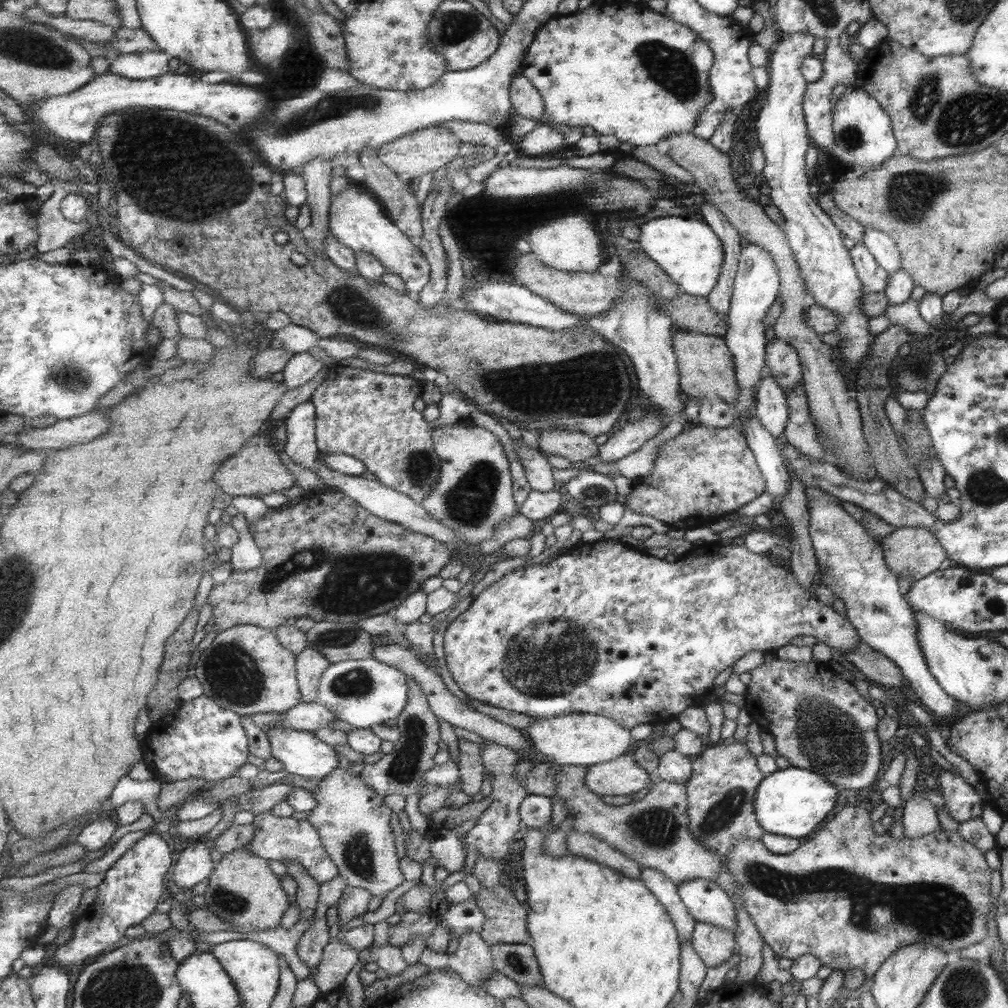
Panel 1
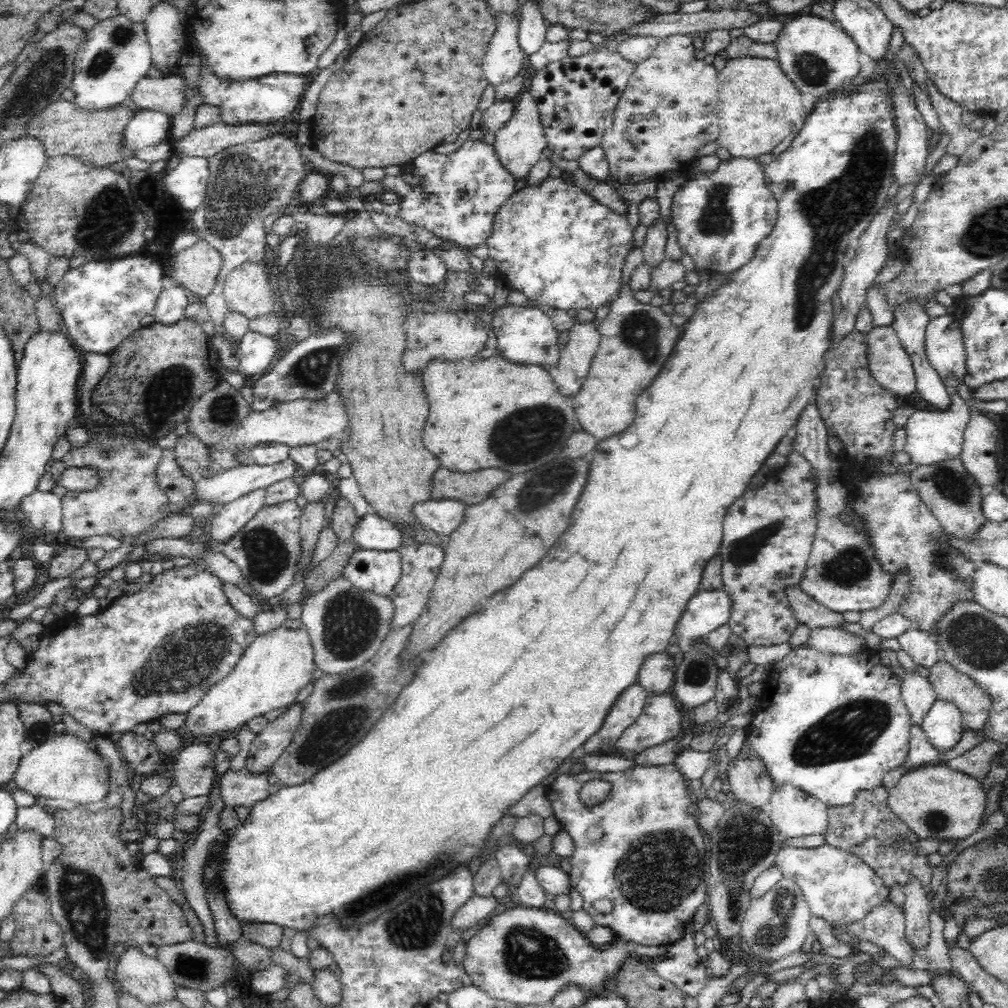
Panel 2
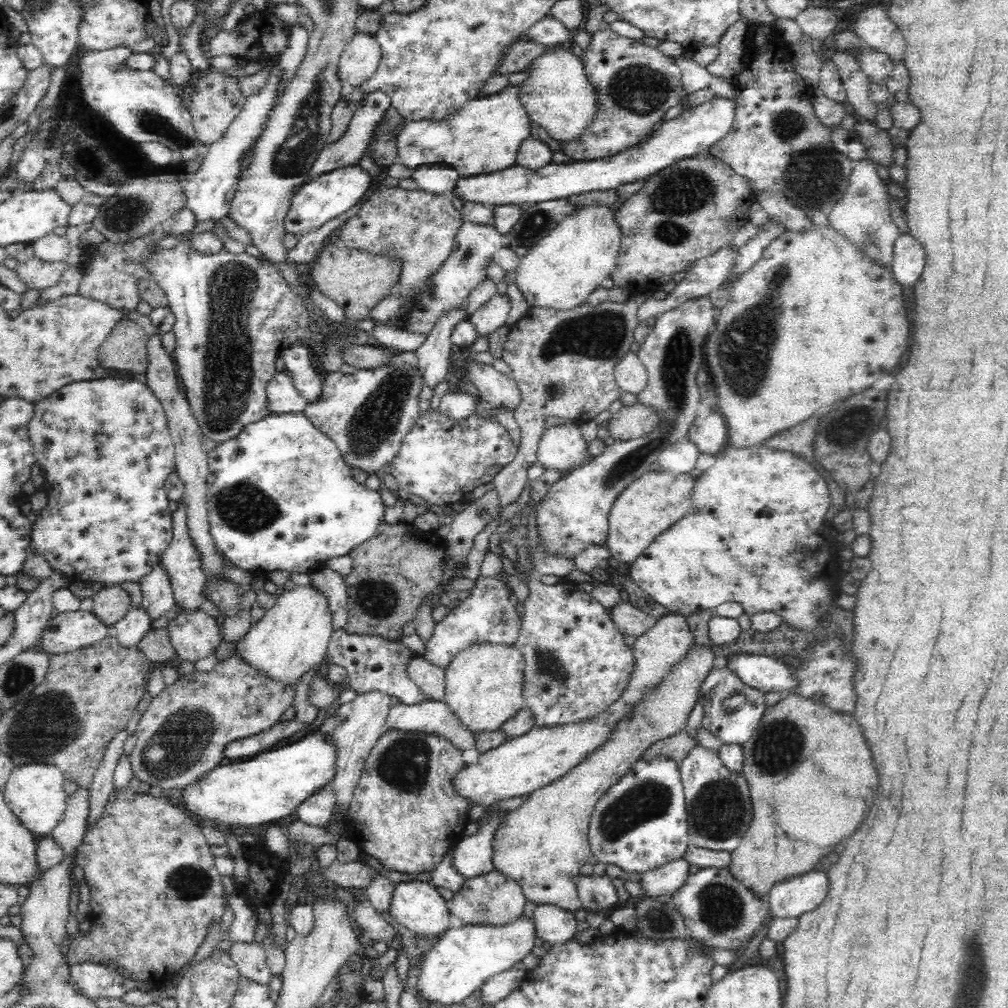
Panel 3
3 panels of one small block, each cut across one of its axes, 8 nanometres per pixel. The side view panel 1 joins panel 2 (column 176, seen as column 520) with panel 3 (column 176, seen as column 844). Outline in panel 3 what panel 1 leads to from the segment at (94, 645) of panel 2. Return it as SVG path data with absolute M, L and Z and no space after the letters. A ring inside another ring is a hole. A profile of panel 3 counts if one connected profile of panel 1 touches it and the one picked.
M200 608L184 612L168 626L170 642L178 654L178 660L196 664L198 660L210 658L220 648L220 628L214 618L206 616Z

